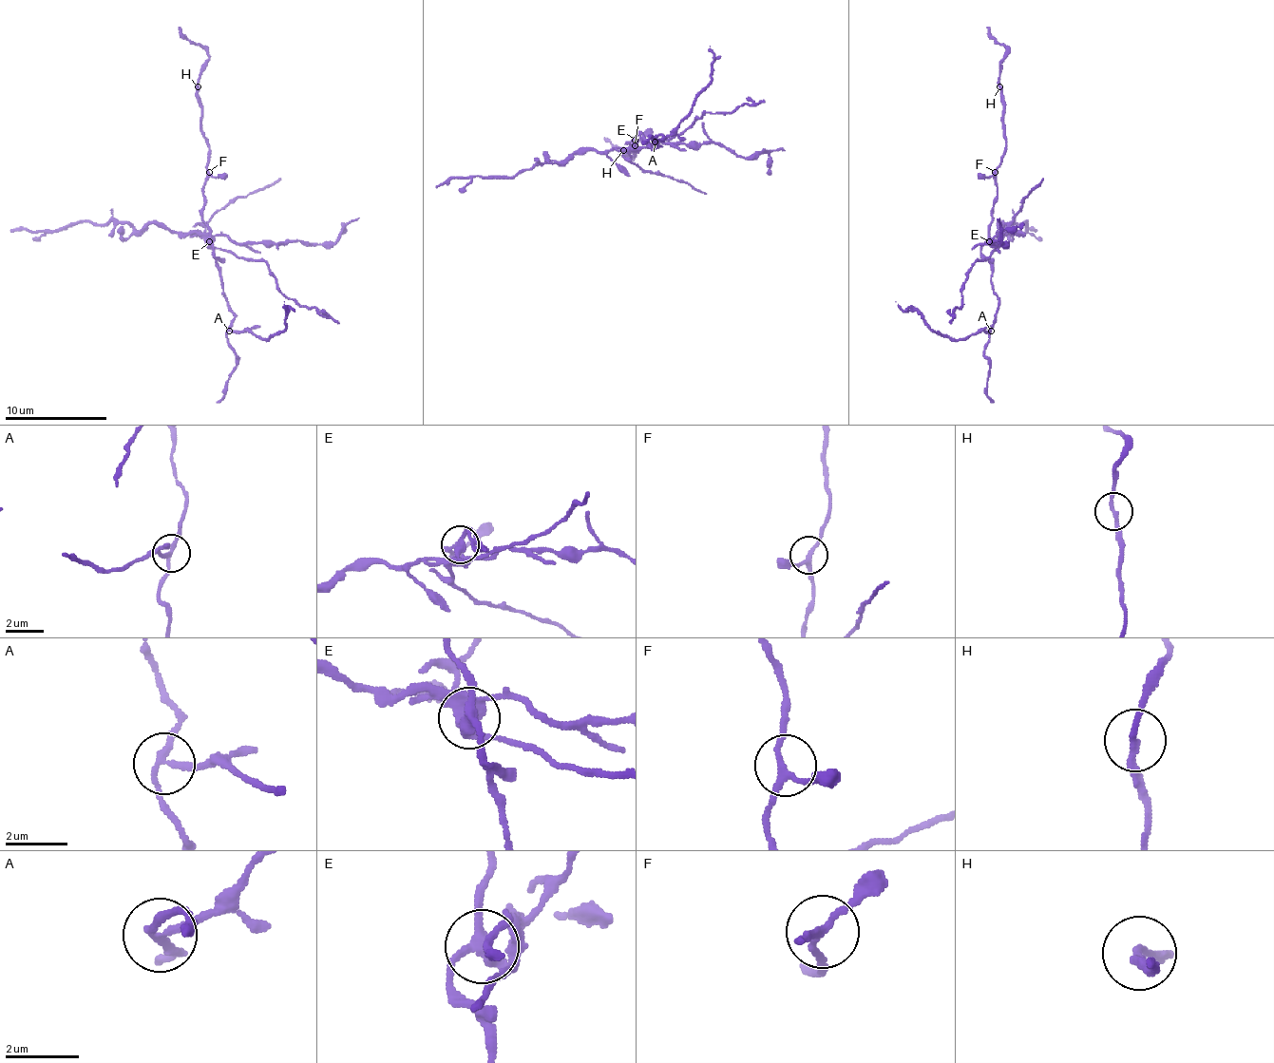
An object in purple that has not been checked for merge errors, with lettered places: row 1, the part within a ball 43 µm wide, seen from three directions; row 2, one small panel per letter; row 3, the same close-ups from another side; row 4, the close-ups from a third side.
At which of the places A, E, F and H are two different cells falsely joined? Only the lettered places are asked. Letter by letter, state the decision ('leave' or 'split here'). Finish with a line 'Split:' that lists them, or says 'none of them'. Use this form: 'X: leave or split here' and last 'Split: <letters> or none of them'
A: split here
E: split here
F: leave
H: leave
Split: A, E

